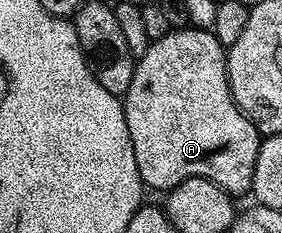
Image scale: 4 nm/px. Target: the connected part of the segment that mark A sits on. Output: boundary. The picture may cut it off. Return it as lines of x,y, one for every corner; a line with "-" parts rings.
184,25
184,28
173,29
166,33
166,37
153,39
149,42
146,53
136,59
136,68
134,69
134,81
130,81
130,89
122,96
124,112
126,113
126,129
130,129
130,141
134,145
134,161
138,161
138,173
140,180
143,181
145,188
161,193
167,193
173,187
177,187
182,181
202,177
209,179
212,183
218,184
224,191
233,197
239,197
240,194
251,192
252,182
254,181
254,165
258,161
258,149
262,142
262,136
257,131
256,126
240,112
240,106
234,101
232,90
228,84
228,57
226,48
214,37
211,31
204,31
200,27

